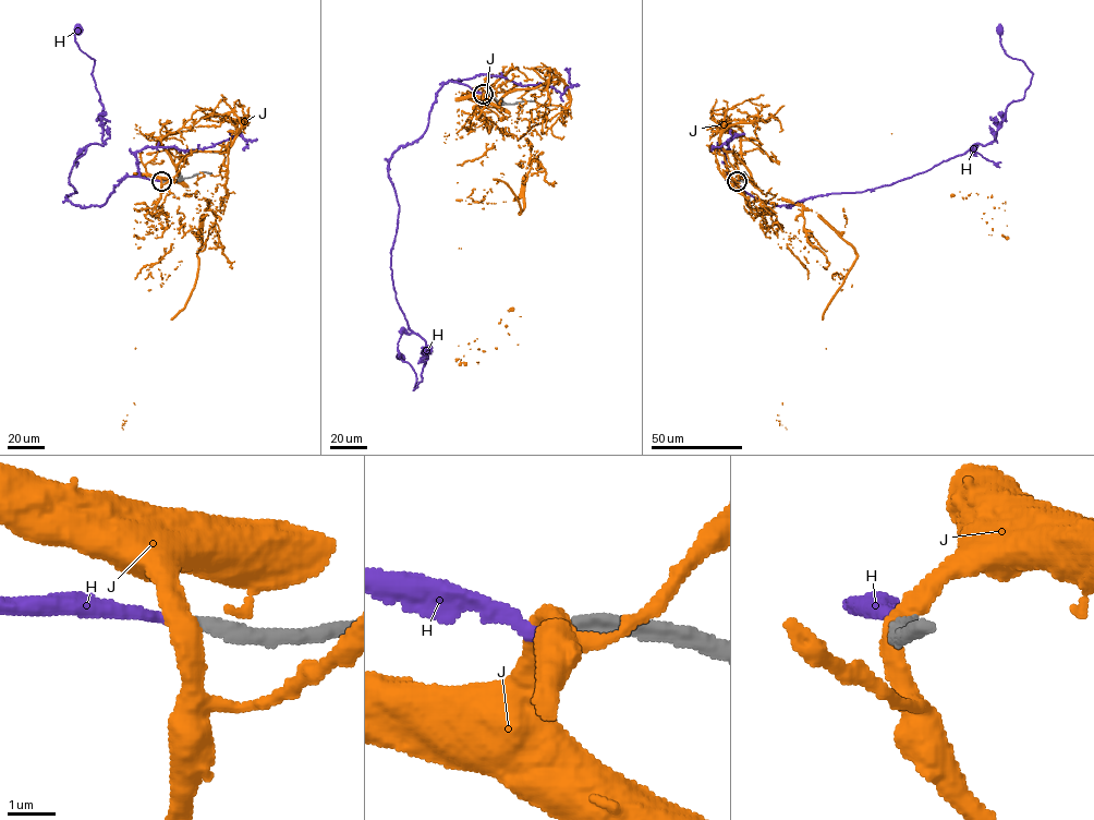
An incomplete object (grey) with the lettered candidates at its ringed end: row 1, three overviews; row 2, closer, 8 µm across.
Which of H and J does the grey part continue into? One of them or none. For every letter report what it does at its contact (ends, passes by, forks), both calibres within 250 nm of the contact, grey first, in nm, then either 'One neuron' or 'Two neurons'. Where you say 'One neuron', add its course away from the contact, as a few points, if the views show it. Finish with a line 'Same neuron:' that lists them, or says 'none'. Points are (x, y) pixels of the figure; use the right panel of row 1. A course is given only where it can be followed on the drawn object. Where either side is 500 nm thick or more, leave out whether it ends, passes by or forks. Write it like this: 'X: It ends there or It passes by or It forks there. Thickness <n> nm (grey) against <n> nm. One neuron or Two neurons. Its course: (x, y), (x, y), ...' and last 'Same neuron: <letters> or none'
H: It ends there. Thickness 360 nm (grey) against 190 nm. One neuron. Its course: (737, 181), (789, 207), (888, 185), (989, 143), (1032, 73), (1006, 53), (999, 29)
J: It passes by. Thickness 380 nm (grey) against 440 nm. Two neurons
Same neuron: H

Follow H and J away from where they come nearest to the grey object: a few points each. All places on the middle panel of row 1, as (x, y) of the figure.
H: (484, 94), (447, 81), (425, 131), (389, 163), (396, 298), (425, 341), (414, 389), (400, 356)
J: (484, 93), (510, 116), (531, 156), (513, 201), (456, 200), (459, 346), (466, 364)

